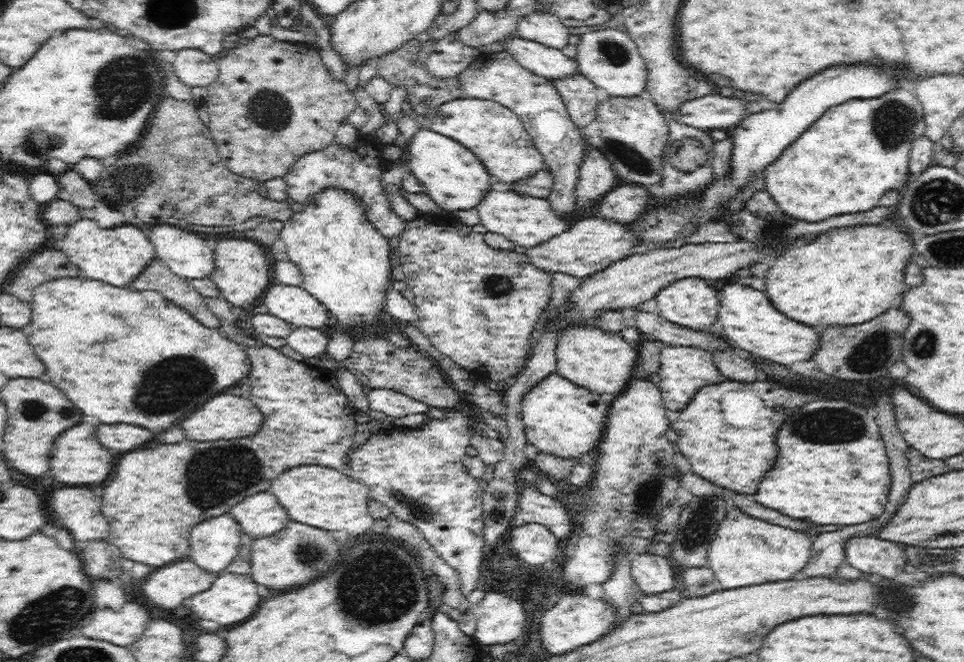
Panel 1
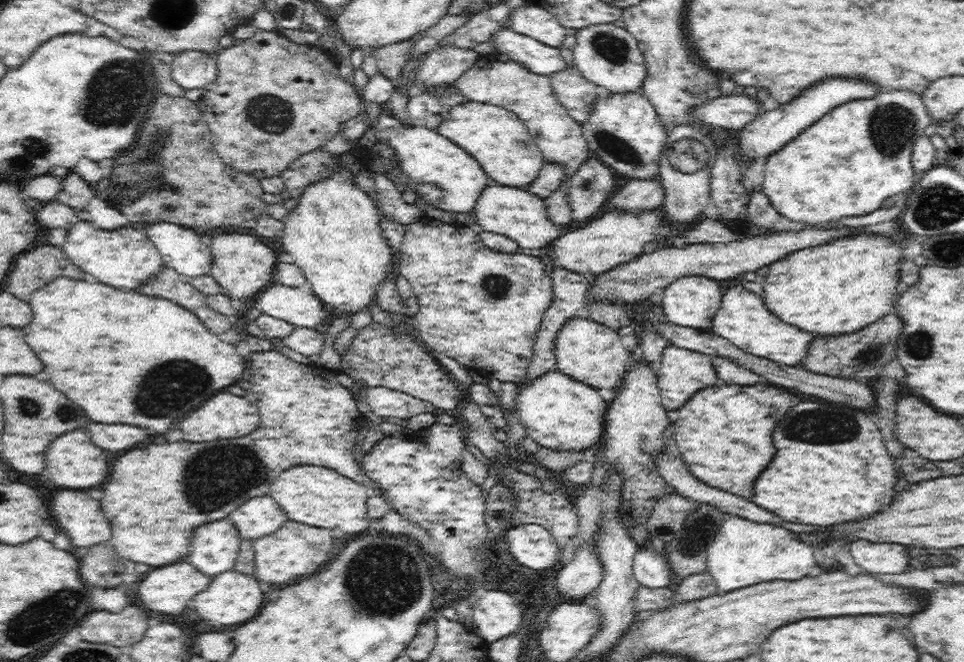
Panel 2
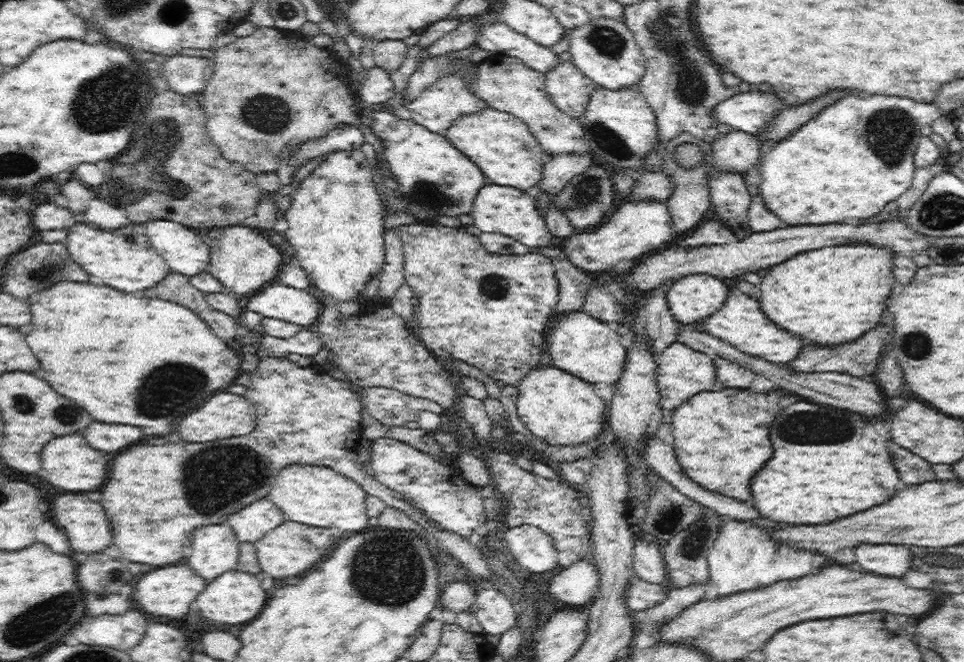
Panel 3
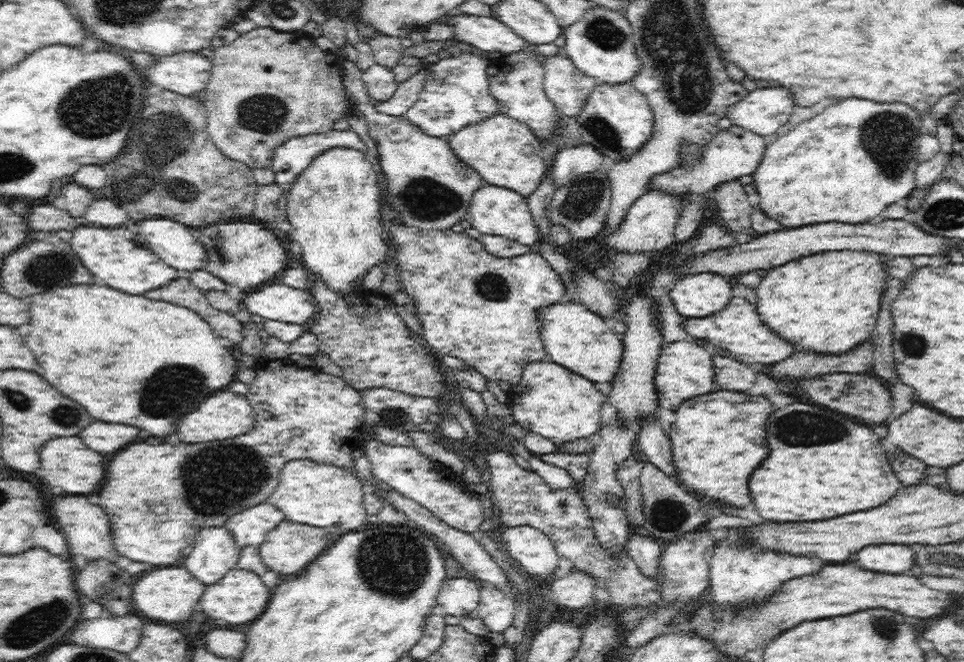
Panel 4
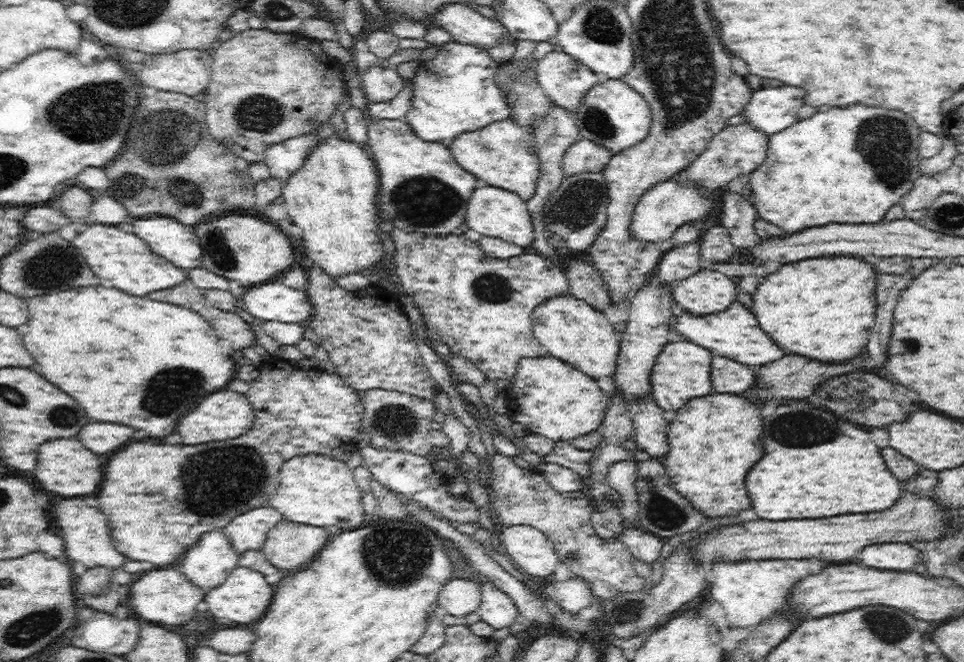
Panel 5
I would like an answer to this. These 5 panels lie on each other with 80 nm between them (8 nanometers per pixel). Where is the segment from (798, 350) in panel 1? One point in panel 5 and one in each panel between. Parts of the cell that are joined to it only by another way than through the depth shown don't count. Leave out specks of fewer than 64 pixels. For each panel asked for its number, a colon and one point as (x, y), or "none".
2: (744, 319)
3: (740, 321)
4: (737, 328)
5: (734, 333)

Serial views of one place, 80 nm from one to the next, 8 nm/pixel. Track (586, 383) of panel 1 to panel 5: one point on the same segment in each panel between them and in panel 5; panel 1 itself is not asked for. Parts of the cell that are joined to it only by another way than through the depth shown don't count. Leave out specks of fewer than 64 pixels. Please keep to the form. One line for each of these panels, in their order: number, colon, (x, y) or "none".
2: (592, 353)
3: (584, 346)
4: (579, 339)
5: (567, 328)

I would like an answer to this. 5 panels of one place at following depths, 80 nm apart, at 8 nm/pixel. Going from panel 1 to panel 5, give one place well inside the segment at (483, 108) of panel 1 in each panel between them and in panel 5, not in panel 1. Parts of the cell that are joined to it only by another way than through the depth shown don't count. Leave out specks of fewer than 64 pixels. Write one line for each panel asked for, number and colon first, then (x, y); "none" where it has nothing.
2: (496, 138)
3: (500, 144)
4: (505, 152)
5: (503, 154)

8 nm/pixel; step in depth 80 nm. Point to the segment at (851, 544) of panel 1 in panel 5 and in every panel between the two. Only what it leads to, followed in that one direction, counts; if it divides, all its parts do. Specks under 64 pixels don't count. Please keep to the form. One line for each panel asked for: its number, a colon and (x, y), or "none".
2: (884, 558)
3: (886, 559)
4: (895, 558)
5: (895, 556)

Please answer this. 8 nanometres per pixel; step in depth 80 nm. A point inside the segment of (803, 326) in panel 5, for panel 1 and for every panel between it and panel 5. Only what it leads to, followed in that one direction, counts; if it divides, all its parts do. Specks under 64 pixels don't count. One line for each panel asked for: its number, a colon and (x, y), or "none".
1: (845, 277)
2: (838, 288)
3: (832, 296)
4: (828, 303)

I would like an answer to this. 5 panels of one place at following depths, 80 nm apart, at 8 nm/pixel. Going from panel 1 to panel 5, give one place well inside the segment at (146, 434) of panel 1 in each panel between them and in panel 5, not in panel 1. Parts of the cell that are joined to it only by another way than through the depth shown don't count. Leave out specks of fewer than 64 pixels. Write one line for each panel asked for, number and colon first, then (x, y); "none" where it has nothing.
2: (115, 437)
3: (107, 437)
4: (103, 437)
5: (101, 437)

